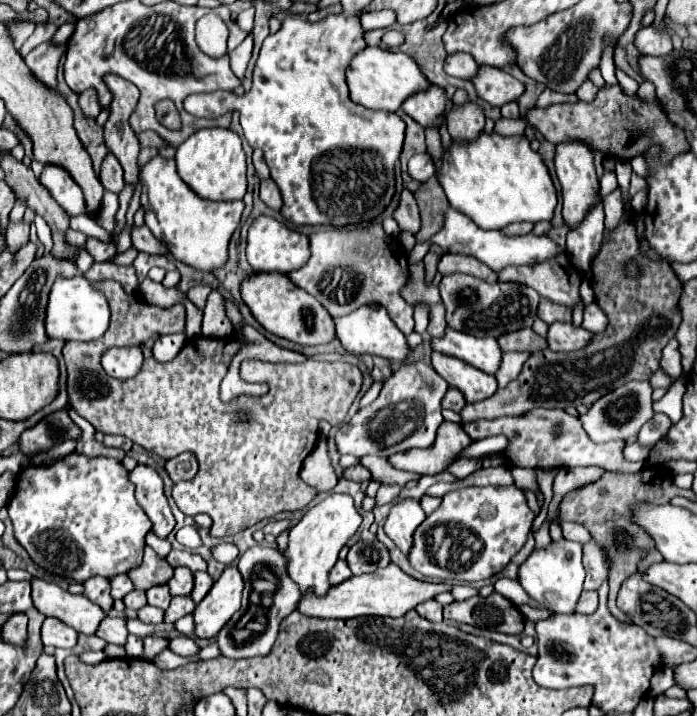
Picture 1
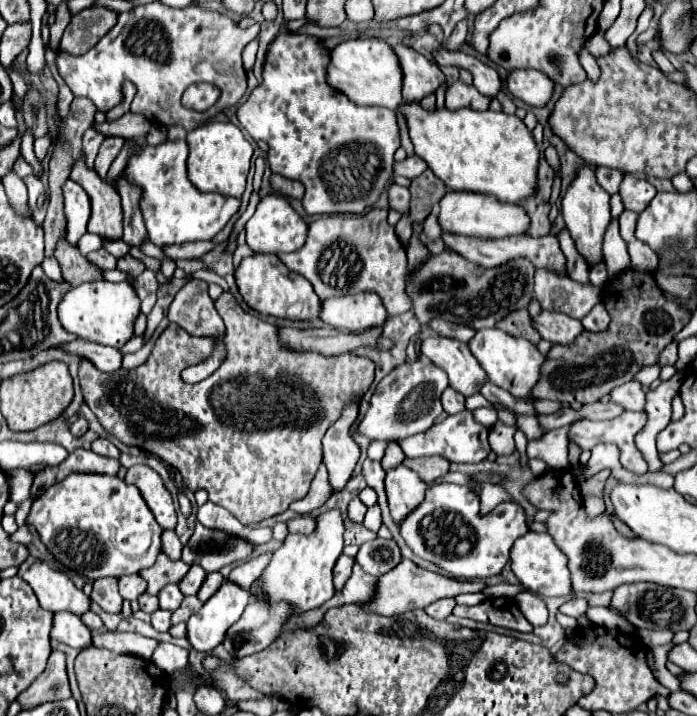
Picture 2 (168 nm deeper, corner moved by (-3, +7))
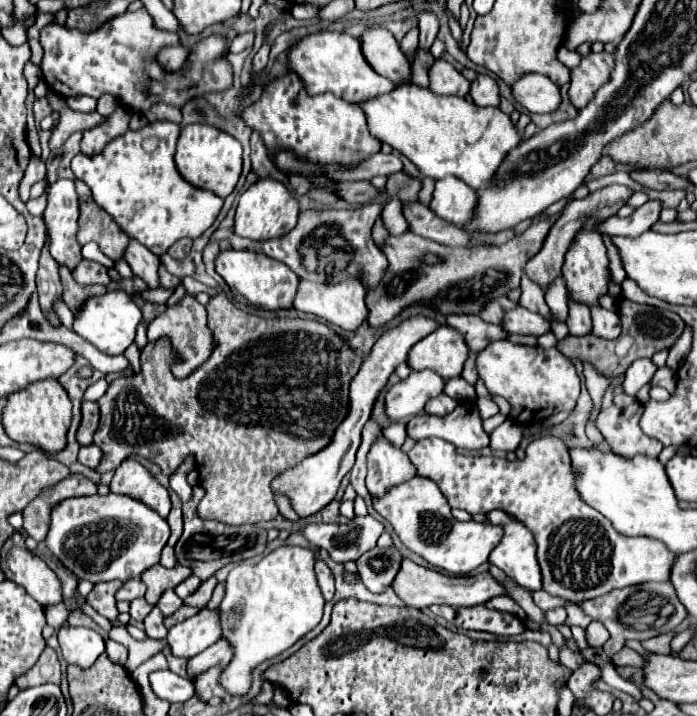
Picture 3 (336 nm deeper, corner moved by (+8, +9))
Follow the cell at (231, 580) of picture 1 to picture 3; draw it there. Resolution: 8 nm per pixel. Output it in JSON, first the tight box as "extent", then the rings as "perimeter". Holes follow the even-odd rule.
{"extent":[167,609,221,659],"perimeter":[[[201,609],[197,613],[197,617],[191,617],[185,623],[171,627],[169,635],[167,635],[171,653],[181,659],[191,659],[193,655],[197,655],[197,653],[205,651],[207,647],[211,647],[213,643],[217,643],[221,637],[221,627],[219,627],[217,619],[219,619],[217,609],[213,609],[213,611]]]}

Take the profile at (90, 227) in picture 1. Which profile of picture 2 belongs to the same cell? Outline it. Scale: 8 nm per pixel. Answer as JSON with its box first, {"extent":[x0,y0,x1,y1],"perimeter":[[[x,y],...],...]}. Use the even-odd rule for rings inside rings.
{"extent":[102,239,130,257],"perimeter":[[[104,239],[102,243],[104,243],[104,249],[106,249],[108,253],[112,253],[114,257],[122,257],[122,255],[126,255],[128,249],[130,249],[124,239]]]}

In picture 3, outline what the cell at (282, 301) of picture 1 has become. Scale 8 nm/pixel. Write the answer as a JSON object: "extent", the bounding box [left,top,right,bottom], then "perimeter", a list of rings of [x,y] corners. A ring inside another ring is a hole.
{"extent":[215,249,299,309],"perimeter":[[[227,249],[221,251],[215,259],[215,271],[225,279],[229,285],[235,301],[259,309],[291,309],[293,307],[293,295],[297,293],[299,277],[289,271],[281,261],[275,261],[267,257],[265,253],[253,253],[253,251],[235,251]]]}

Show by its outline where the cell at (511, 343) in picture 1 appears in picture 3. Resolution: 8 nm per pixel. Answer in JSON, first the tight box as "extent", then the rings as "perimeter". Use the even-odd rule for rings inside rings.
{"extent":[479,297,517,325],"perimeter":[[[497,297],[497,299],[489,301],[489,303],[483,307],[483,311],[479,313],[479,317],[481,317],[481,319],[485,319],[487,323],[501,325],[503,315],[505,315],[507,311],[515,309],[515,307],[517,307],[517,303],[513,303],[509,297]]]}

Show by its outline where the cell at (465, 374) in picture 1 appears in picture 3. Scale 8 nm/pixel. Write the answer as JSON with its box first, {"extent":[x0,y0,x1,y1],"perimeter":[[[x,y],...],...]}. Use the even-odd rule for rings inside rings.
{"extent":[407,325,469,379],"perimeter":[[[441,325],[431,335],[421,339],[415,347],[411,347],[407,365],[413,371],[433,369],[443,379],[451,379],[461,375],[467,355],[469,347],[465,343],[465,337],[457,329]]]}

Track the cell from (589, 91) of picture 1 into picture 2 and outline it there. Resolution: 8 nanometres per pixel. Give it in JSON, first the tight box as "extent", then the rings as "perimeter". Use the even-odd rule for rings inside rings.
{"extent":[580,49,600,81],"perimeter":[[[582,49],[582,53],[580,53],[580,65],[584,67],[584,71],[586,71],[586,75],[588,75],[590,81],[596,81],[600,77],[598,63],[596,63],[596,59],[586,49]]]}

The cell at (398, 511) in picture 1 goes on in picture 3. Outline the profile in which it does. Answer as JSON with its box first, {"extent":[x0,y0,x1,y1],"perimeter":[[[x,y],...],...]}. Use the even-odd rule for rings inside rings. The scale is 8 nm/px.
{"extent":[367,435,413,495],"perimeter":[[[379,435],[367,453],[367,469],[367,489],[371,495],[383,495],[389,485],[397,485],[413,477],[407,453],[403,453],[401,447],[393,447],[383,435]]]}

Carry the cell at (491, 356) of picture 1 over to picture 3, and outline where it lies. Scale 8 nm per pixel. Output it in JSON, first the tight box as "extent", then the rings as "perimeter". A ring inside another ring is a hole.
{"extent":[477,341,579,425],"perimeter":[[[493,341],[489,343],[489,347],[485,351],[481,351],[477,355],[477,369],[479,369],[479,377],[485,381],[489,393],[501,395],[511,403],[511,419],[527,425],[531,421],[535,421],[535,417],[539,415],[539,421],[557,415],[561,411],[573,411],[579,399],[579,375],[573,367],[573,363],[561,355],[557,349],[543,349],[543,347],[525,347],[525,345],[515,345],[511,341]]]}

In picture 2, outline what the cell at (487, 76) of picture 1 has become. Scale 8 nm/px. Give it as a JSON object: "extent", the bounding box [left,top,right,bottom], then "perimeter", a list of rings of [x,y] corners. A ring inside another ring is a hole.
{"extent":[506,69,554,107],"perimeter":[[[514,69],[506,77],[506,87],[508,91],[522,99],[528,105],[542,107],[552,95],[554,83],[540,71],[534,69]]]}

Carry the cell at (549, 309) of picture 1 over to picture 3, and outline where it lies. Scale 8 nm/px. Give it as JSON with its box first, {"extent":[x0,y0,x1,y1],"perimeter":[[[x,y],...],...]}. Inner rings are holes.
{"extent":[525,185,633,289],"perimeter":[[[609,185],[609,187],[603,187],[603,189],[595,191],[595,193],[589,193],[589,197],[585,197],[585,199],[579,199],[579,201],[569,203],[569,205],[565,207],[565,211],[563,211],[563,213],[557,217],[557,221],[553,223],[553,227],[551,227],[551,231],[549,231],[549,235],[547,235],[543,247],[541,247],[541,251],[539,251],[533,259],[529,259],[529,263],[527,263],[527,267],[525,267],[527,277],[529,277],[531,281],[535,281],[539,287],[547,289],[549,283],[551,283],[553,279],[557,279],[557,275],[561,275],[561,267],[563,267],[565,253],[567,253],[567,249],[569,249],[573,237],[577,235],[577,231],[581,231],[581,227],[585,225],[585,221],[587,221],[587,219],[595,219],[595,221],[601,223],[601,221],[613,217],[613,215],[627,203],[627,199],[629,199],[631,195],[633,195],[633,189],[629,189],[629,187],[625,187],[625,185]]]}

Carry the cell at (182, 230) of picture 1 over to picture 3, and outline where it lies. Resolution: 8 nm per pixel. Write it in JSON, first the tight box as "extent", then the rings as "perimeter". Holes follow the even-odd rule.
{"extent":[71,121,223,257],"perimeter":[[[171,121],[147,123],[139,131],[129,129],[125,135],[115,137],[111,143],[105,145],[105,149],[101,153],[91,155],[91,157],[79,153],[71,161],[71,169],[73,169],[75,177],[91,189],[95,203],[115,219],[115,223],[121,227],[123,233],[127,233],[131,239],[137,239],[141,245],[145,245],[157,257],[161,257],[177,239],[183,239],[183,237],[197,239],[205,229],[209,229],[213,225],[213,221],[217,219],[217,215],[223,207],[221,197],[213,195],[211,191],[193,187],[175,169],[173,155],[175,155],[175,141],[177,141],[179,129],[181,127]],[[151,137],[157,137],[159,145],[149,151],[149,149],[145,149],[145,141]]]}

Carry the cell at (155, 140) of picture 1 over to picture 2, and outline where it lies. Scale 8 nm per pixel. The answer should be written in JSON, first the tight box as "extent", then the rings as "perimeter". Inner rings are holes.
{"extent":[94,113,150,141],"perimeter":[[[126,113],[114,123],[108,123],[108,121],[102,125],[94,123],[94,127],[102,131],[104,135],[120,135],[124,139],[138,139],[138,141],[142,141],[150,131],[150,123],[144,117],[134,115],[134,113]]]}

